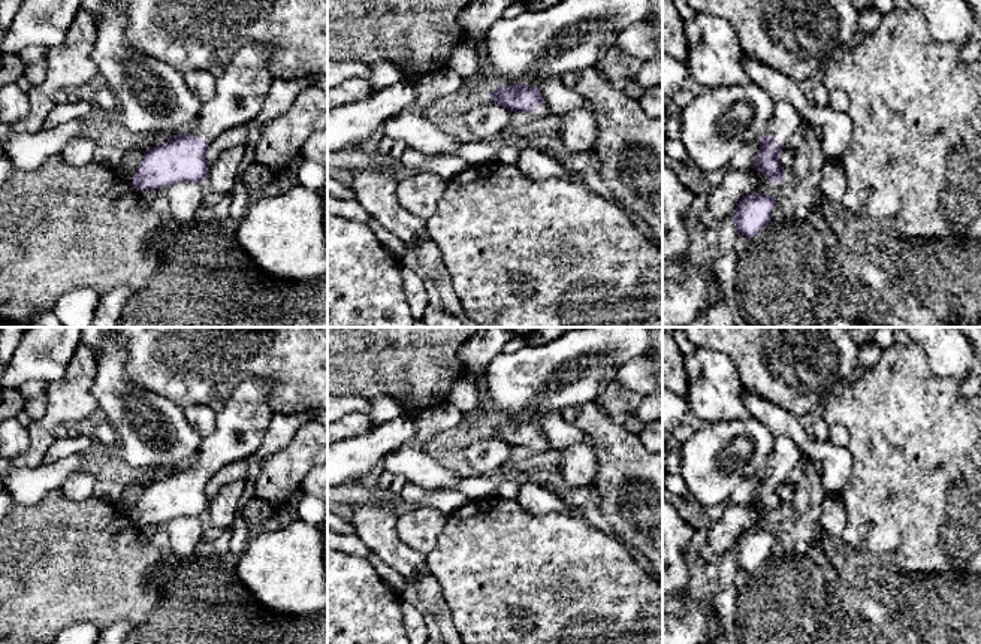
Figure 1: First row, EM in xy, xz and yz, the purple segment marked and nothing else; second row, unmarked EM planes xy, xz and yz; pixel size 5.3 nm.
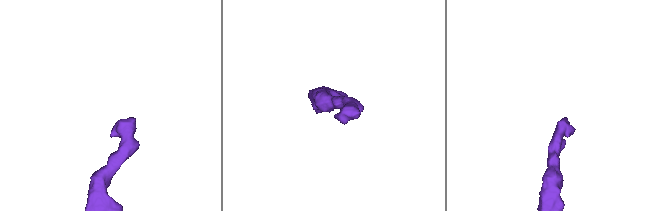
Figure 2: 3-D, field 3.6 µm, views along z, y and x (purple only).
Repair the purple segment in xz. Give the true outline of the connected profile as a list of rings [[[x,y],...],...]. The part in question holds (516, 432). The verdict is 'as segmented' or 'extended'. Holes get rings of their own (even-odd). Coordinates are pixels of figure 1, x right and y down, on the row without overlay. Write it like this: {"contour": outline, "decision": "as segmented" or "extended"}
{"contour": [[[502,420],[489,427],[489,435],[507,442],[510,447],[528,447],[534,453],[550,450],[540,424],[531,420]]], "decision": "extended"}

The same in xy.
{"contour": [[[272,380],[242,381],[217,412],[215,430],[203,436],[193,463],[148,484],[135,505],[133,523],[156,524],[181,517],[205,517],[208,480],[221,468],[253,456],[271,427]]], "decision": "extended"}

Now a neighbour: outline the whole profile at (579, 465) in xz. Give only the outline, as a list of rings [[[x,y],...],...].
[[[574,444],[561,450],[562,457],[556,463],[570,489],[585,490],[592,486],[592,480],[601,469],[594,450],[585,444]]]

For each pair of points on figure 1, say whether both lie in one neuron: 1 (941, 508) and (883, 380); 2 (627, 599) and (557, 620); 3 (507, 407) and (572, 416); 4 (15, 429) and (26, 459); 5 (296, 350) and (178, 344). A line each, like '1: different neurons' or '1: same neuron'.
1: same neuron
2: same neuron
3: different neurons
4: different neurons
5: same neuron

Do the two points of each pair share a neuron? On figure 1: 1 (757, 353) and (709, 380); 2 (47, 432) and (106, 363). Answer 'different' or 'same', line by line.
1: different
2: different

